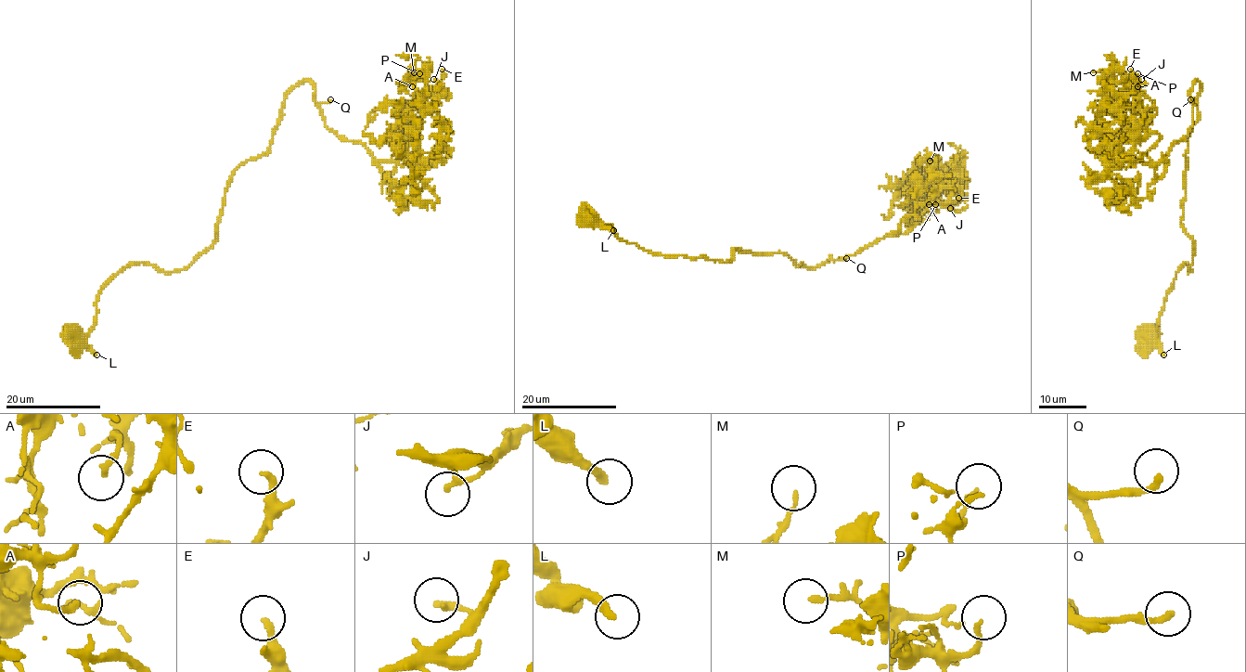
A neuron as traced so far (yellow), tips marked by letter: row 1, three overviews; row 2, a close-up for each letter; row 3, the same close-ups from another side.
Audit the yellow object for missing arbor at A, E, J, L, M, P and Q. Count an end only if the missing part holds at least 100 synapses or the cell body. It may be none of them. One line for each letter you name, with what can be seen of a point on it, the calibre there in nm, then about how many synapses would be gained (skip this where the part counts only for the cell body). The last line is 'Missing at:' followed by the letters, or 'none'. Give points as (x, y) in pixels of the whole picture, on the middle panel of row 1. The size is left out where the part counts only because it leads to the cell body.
Q: at (846, 258); 180 nm thick; about 350 synapses
Missing at: Q

